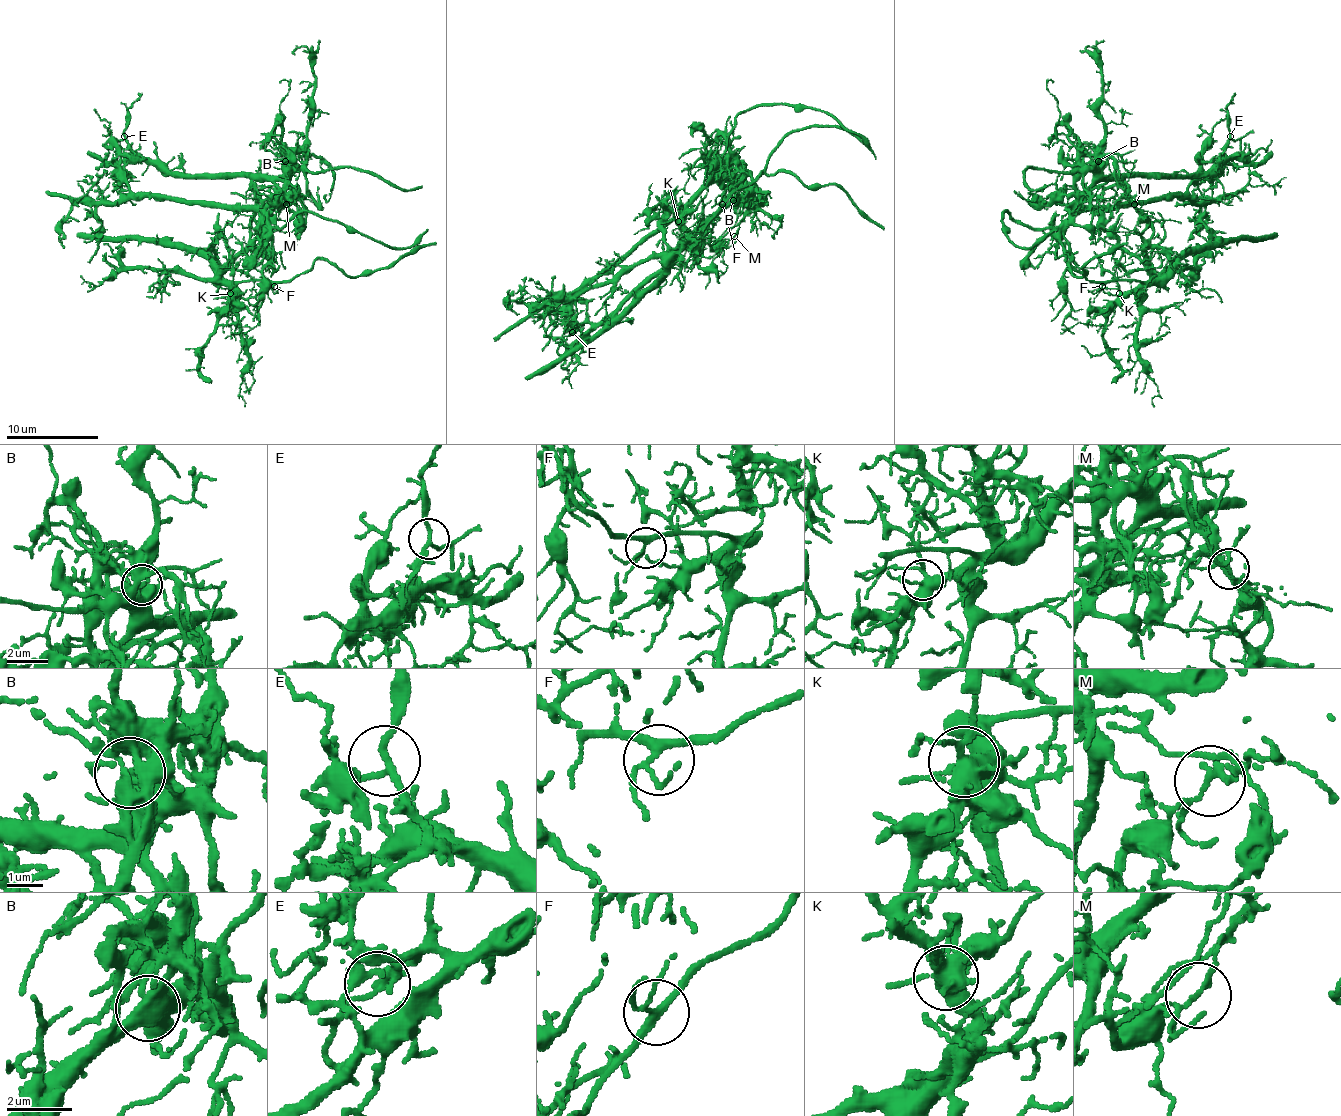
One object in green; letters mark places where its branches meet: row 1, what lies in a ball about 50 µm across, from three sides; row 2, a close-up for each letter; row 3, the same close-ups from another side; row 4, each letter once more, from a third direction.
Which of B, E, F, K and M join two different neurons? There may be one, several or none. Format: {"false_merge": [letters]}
{"false_merge": ["B", "M"]}

